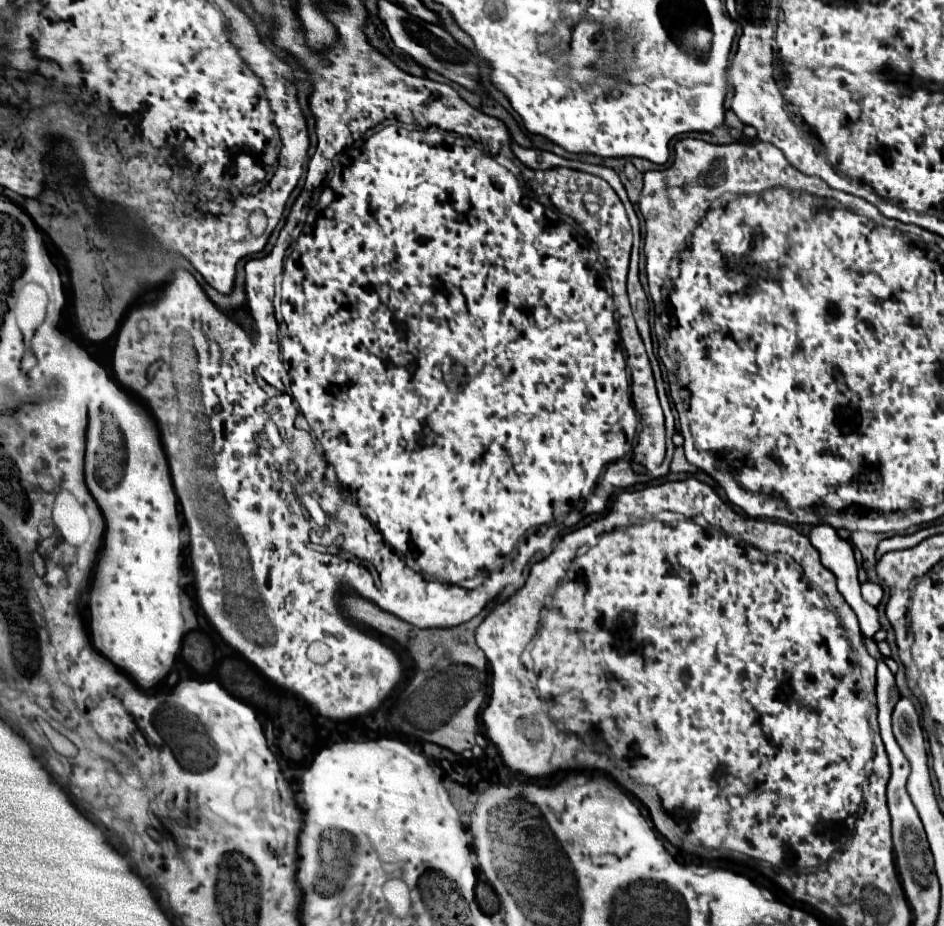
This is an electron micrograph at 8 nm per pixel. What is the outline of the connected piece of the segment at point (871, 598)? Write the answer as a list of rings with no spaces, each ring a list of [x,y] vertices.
[[[866,581],[866,583],[862,585],[862,597],[864,597],[866,603],[870,603],[870,605],[878,605],[880,599],[882,599],[882,587],[880,587],[878,583],[870,583],[870,581]]]

